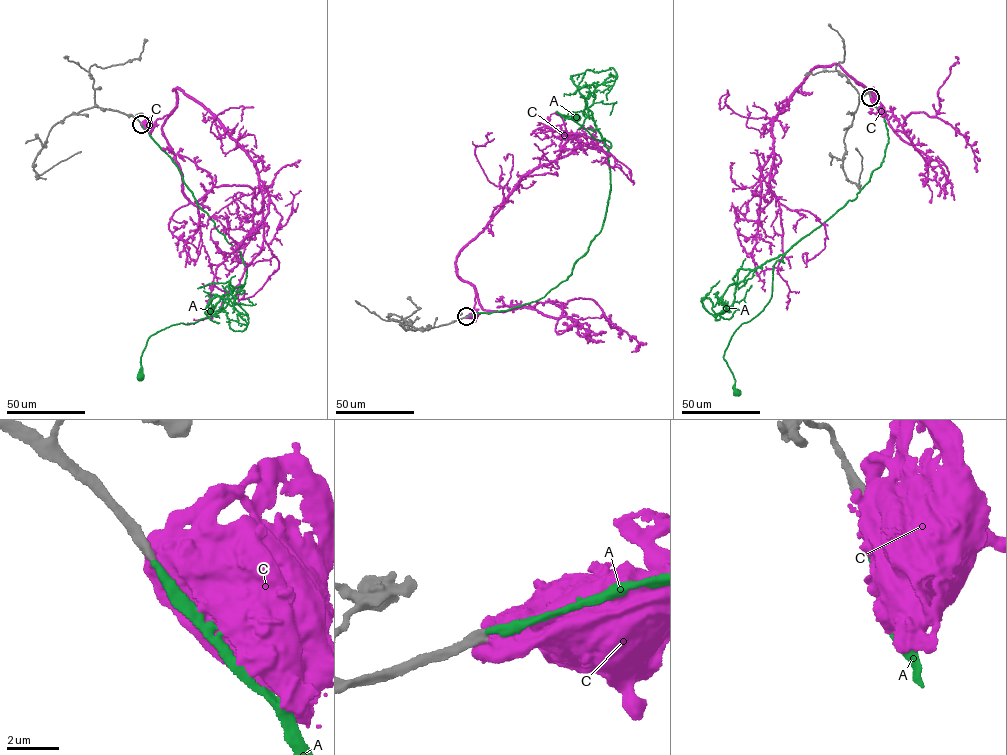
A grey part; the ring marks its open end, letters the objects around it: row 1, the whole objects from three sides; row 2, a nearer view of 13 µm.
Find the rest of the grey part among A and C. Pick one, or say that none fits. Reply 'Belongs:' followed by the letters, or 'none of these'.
Belongs: A

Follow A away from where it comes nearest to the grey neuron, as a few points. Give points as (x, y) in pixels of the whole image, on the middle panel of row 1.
A: (466, 316), (542, 298), (570, 275), (599, 232), (611, 189), (610, 143), (556, 112), (576, 116)

